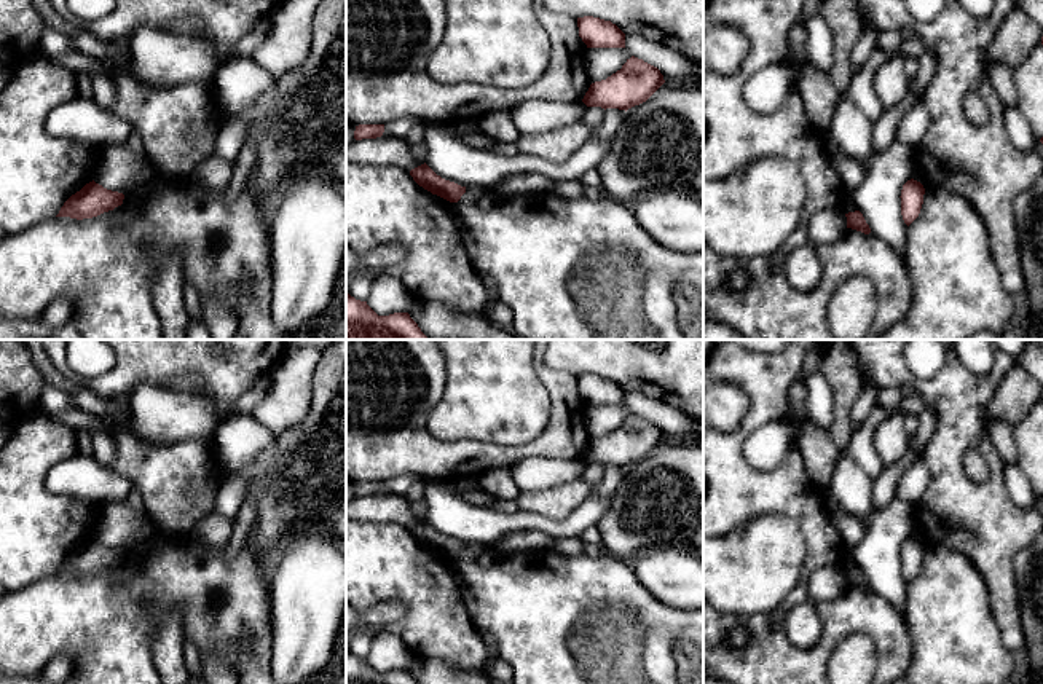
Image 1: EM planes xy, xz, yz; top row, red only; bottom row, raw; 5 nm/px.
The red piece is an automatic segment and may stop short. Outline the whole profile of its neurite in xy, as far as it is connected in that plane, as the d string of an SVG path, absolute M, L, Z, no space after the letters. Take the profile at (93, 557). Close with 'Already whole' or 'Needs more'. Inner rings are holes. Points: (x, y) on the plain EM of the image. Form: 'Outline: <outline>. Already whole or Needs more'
Outline: M92 537L69 555L56 574L92 576L121 563L123 556L123 550L107 547Z. Already whole

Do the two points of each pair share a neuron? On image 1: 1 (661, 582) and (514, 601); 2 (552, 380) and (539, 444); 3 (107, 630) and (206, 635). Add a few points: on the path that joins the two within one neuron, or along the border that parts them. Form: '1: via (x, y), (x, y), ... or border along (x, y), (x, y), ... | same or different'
1: border along (632, 568), (637, 579), (659, 601), (670, 608) | different
2: via (560, 396), (560, 424), (555, 429) | same
3: via (134, 603), (137, 600), (179, 600), (187, 608) | same

